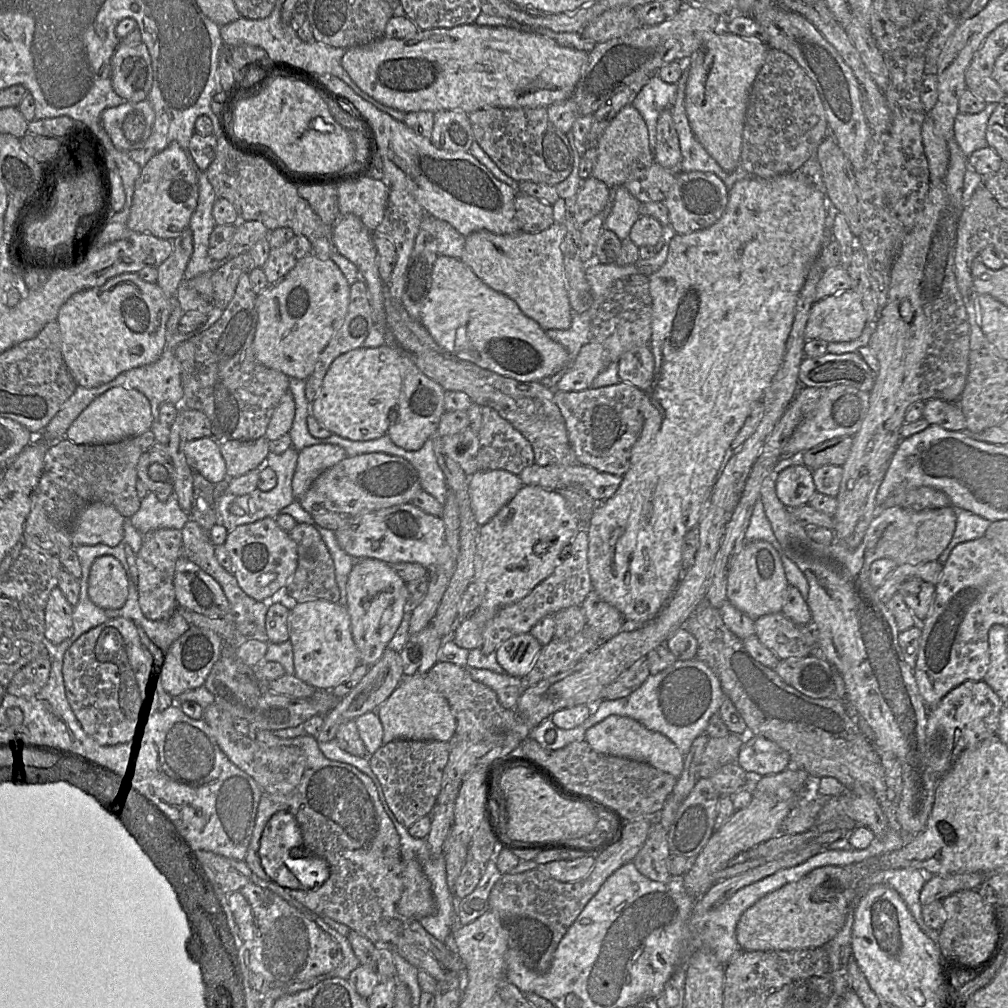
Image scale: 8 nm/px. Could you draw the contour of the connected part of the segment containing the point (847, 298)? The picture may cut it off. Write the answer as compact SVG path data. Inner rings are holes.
M846 290L816 301L809 312L805 341L821 339L830 343L857 339L868 323L862 296Z

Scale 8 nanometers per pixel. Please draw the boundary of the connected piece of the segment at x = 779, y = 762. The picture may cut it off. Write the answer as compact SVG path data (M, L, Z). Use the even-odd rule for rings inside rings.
M757 735L743 744L737 763L745 772L760 776L781 773L793 767L788 752L773 741Z

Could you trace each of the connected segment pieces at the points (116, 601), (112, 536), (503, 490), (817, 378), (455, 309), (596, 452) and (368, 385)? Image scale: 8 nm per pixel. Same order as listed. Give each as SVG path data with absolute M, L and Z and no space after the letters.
M101 556L94 560L88 575L89 600L98 608L113 610L122 608L128 598L128 575L113 556Z
M91 503L85 506L71 528L72 547L97 544L117 546L123 539L125 520L111 505Z
M478 470L470 476L469 495L477 523L488 523L522 486L519 476L506 470Z
M826 352L820 357L803 357L798 382L800 387L828 389L845 385L870 392L874 376L856 352L833 354Z
M439 255L436 259L431 288L421 309L420 323L446 351L520 382L540 382L571 365L569 354L561 344L551 340L536 321L521 311L514 300L485 284L460 258Z
M627 382L578 392L553 390L567 429L569 442L581 465L623 477L629 469L631 450L638 440L645 412L645 394Z
M387 343L375 348L360 347L338 356L311 402L310 413L332 434L352 441L374 440L387 434L388 413L397 406L402 390L399 350Z

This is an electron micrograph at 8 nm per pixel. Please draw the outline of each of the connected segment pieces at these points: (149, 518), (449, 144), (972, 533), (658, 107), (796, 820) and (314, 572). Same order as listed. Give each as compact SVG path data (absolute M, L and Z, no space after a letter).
M149 491L138 511L127 520L145 535L157 529L182 530L190 519L190 515L180 508L174 491L166 502L160 502L155 493Z
M455 109L434 113L432 144L443 150L468 152L475 138L469 113Z
M958 510L954 534L947 548L938 558L944 567L953 548L962 542L978 539L985 535L990 521L967 510Z
M658 75L653 76L632 102L632 106L639 111L647 125L649 146L653 154L656 146L658 118L664 109L672 109L677 89L677 84L669 84Z
M811 781L805 788L805 794L798 800L798 806L791 811L782 826L786 834L801 834L815 825L815 820L825 802L833 796L818 796L817 781Z
M297 523L288 534L297 545L298 555L296 570L285 586L288 595L297 602L300 598L311 596L338 603L340 591L335 580L334 562L320 533L312 525Z

